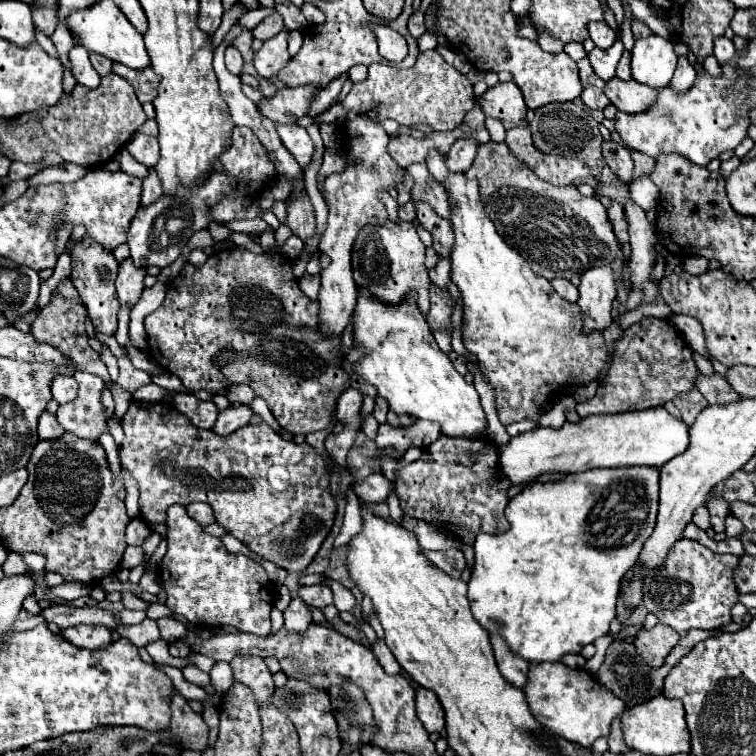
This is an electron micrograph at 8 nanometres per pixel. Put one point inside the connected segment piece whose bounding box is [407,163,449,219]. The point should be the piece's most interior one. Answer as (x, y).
(424, 189)

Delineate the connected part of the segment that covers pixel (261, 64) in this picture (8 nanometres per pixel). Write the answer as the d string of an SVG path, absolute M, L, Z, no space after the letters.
M281 31L273 39L265 41L263 47L255 53L255 69L261 77L275 77L287 63L291 55L287 53L287 31Z

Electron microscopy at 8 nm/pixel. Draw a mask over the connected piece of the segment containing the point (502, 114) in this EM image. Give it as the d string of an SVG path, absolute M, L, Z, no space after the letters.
M499 81L495 87L489 87L481 95L479 105L485 117L493 117L499 121L521 121L525 119L525 113L527 113L523 95L513 81L511 83Z

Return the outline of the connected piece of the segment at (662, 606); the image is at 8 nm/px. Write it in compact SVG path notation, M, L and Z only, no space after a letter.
M679 539L671 547L667 561L647 577L643 605L677 633L727 625L731 623L729 611L739 601L739 593L733 585L733 569L737 565L739 557L735 555L717 555L697 541Z

